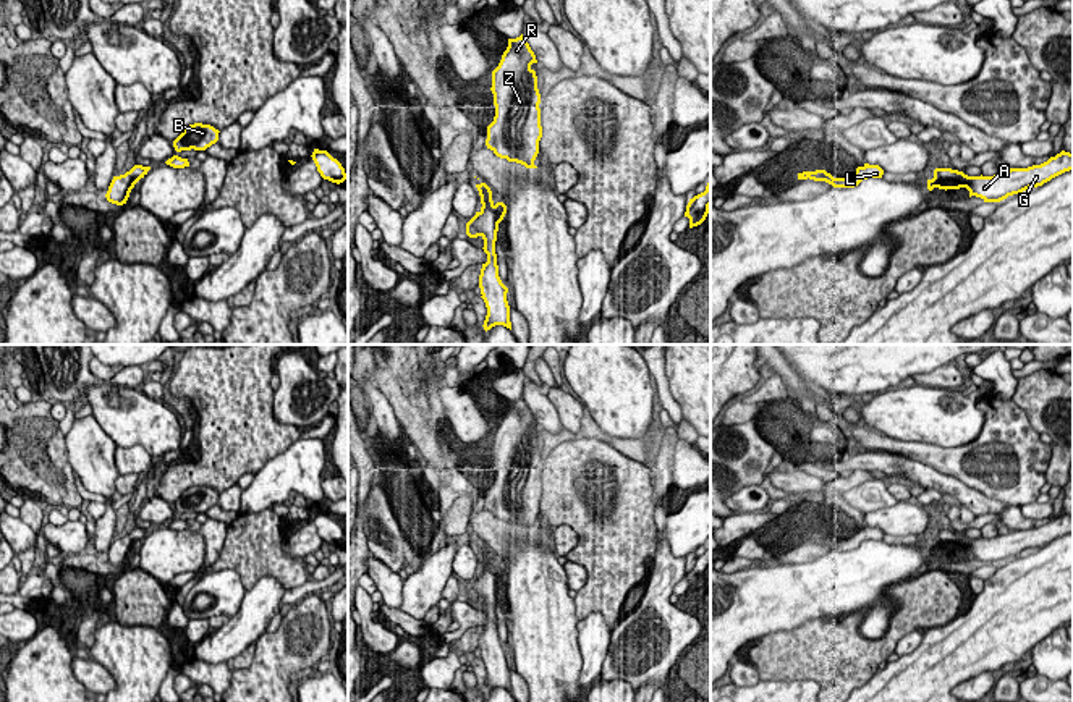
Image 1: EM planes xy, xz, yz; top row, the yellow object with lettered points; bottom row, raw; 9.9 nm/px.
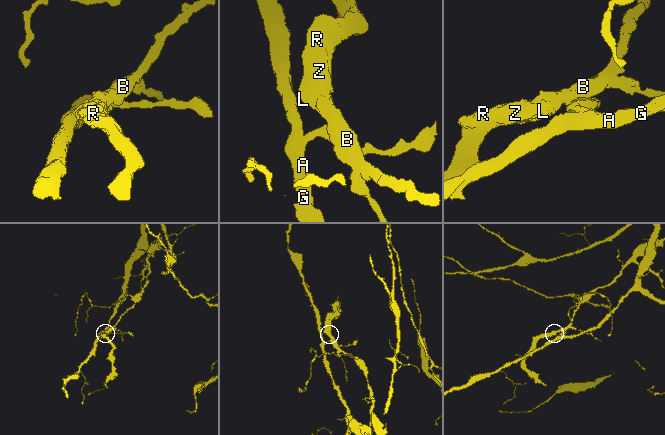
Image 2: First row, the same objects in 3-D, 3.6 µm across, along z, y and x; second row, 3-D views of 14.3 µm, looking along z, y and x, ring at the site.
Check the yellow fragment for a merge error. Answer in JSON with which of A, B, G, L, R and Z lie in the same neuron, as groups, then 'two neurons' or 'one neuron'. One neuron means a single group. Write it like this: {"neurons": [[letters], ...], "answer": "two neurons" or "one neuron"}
{"neurons": [["A", "G"], ["B", "L", "R", "Z"]], "answer": "two neurons"}

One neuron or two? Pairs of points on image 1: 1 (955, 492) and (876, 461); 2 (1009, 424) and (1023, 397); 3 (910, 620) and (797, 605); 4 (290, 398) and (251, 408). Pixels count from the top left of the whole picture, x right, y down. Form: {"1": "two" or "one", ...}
{"1": "one", "2": "two", "3": "two", "4": "two"}

